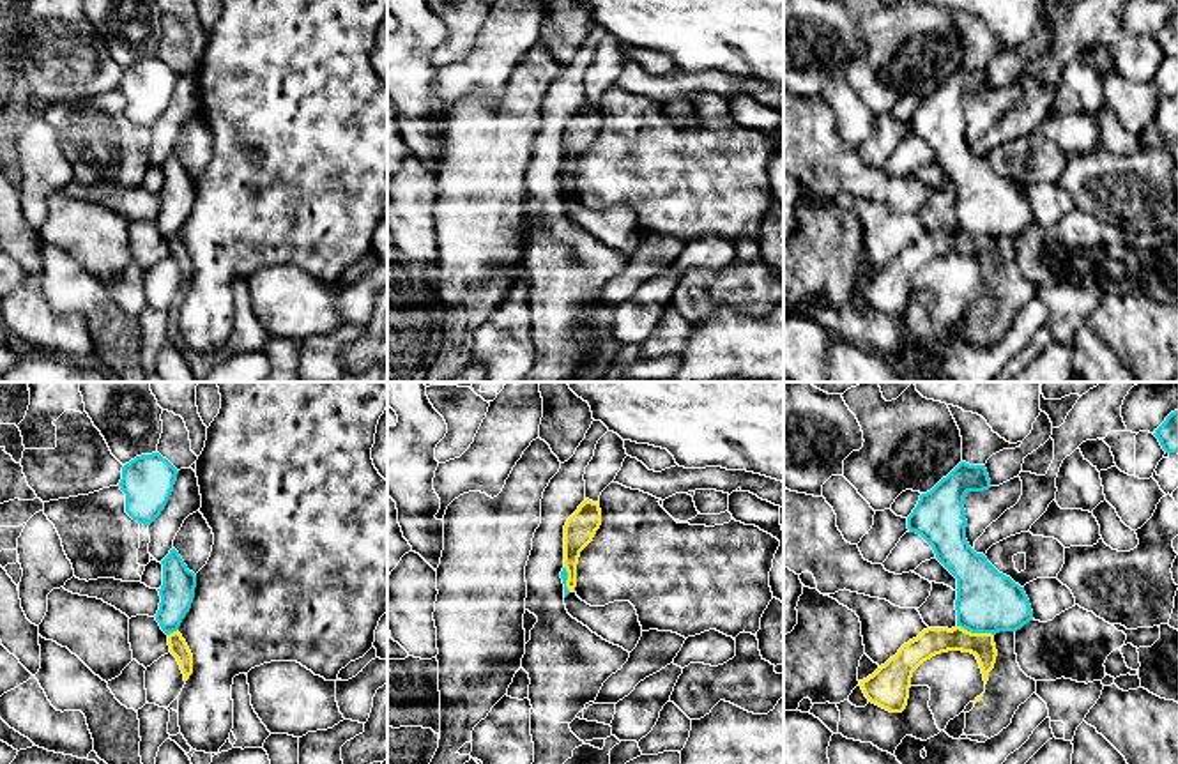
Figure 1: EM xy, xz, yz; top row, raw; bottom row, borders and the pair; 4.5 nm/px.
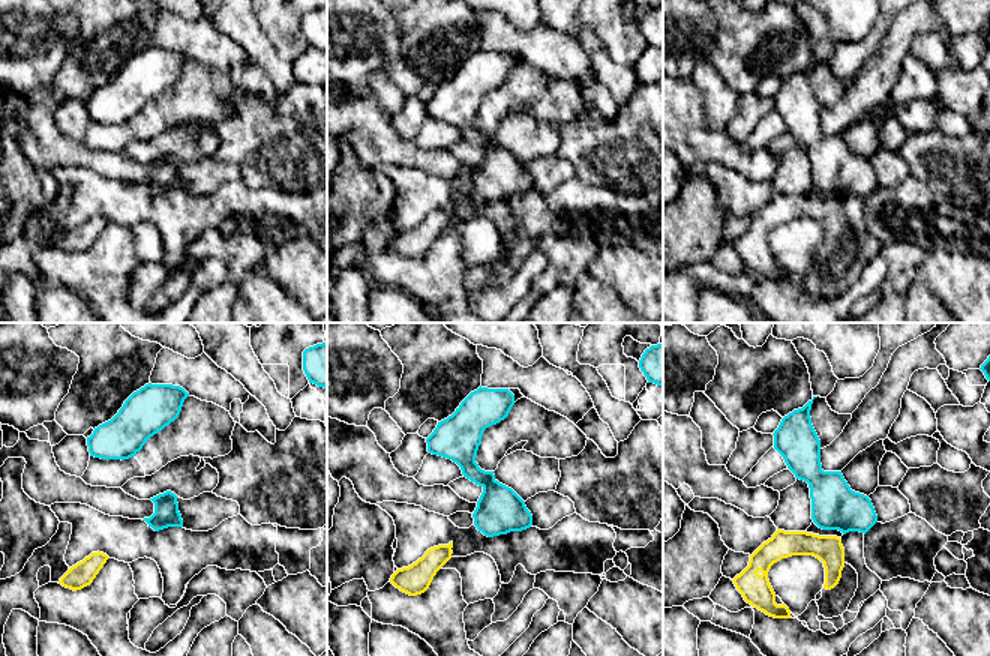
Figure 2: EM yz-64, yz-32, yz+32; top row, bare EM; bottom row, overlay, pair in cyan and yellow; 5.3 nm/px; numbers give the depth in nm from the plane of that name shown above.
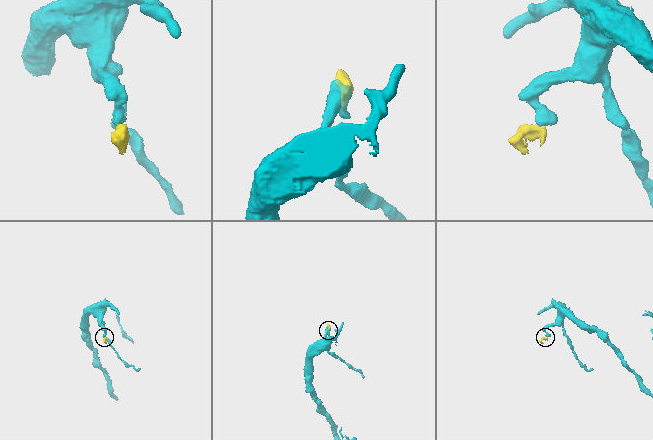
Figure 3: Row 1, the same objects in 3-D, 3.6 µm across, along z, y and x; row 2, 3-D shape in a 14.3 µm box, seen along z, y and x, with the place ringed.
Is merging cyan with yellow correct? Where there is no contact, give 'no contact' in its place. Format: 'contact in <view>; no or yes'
contact in yz; no

